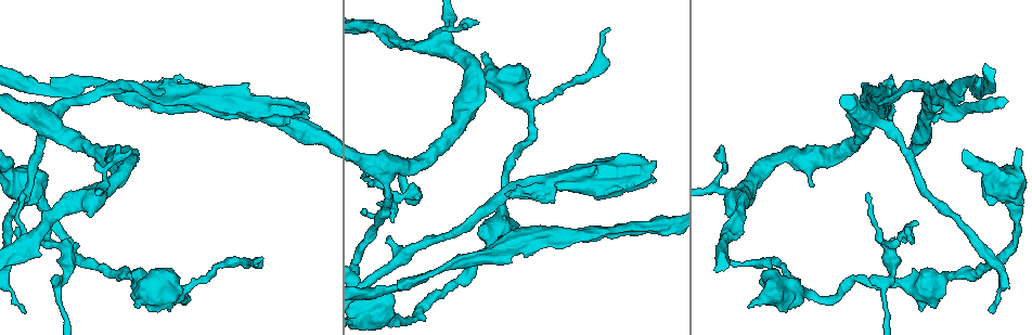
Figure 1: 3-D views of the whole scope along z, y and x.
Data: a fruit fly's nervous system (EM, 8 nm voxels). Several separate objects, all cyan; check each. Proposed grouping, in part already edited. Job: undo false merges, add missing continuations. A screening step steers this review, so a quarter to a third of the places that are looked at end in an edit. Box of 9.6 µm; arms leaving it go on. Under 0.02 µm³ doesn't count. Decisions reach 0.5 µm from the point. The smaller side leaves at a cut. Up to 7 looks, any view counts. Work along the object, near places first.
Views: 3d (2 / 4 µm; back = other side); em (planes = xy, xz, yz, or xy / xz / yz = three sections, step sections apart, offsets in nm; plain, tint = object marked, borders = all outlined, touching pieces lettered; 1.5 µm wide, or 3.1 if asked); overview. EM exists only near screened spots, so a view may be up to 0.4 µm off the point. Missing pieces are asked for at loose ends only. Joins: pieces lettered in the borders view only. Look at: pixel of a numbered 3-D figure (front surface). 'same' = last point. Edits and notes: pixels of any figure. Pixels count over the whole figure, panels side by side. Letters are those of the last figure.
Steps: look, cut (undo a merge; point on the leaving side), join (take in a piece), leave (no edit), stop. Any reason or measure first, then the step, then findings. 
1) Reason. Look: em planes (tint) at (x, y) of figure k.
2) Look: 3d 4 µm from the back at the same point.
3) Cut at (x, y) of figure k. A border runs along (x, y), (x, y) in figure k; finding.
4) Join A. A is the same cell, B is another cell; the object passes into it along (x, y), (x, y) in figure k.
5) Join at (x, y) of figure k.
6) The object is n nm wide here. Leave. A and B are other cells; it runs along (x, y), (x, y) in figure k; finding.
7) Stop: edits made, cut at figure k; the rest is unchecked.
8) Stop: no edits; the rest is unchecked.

Branch stops here. Look: em planes (borders) at (20, 195) of figure 1.

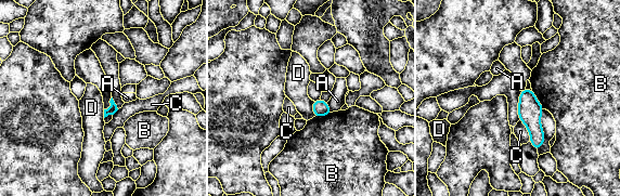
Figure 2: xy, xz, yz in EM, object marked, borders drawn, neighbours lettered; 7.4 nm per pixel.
The object is 70 nm wide here. Leave. A, B, C and D are other cells; a border runs along (312, 101), (312, 114), (314, 116) in figure 2; no lettered piece goes on from it.

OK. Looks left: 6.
An open end. Look: 3d 4 µm at (392, 221) of figure 1.

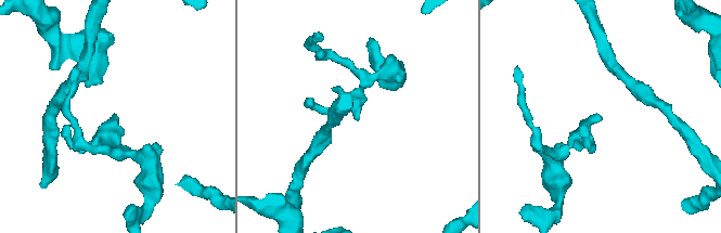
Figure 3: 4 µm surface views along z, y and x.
Look: em xy step 4 (plain) at (601, 119) of figure 3.

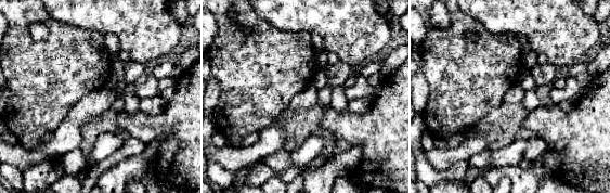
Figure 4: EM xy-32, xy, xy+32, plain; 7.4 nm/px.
Look: em xy step 4 (borders) at the same point.

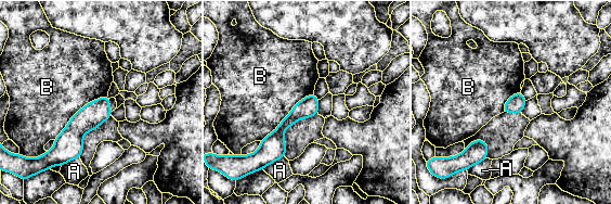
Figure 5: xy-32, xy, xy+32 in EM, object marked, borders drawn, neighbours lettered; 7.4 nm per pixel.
Leave. A and B are other cells; it runs along (315, 100), (262, 145) in figure 5; no lettered piece goes on from it.

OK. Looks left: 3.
Branch stops here. Look: em planes (borders) at (501, 73) of figure 1.

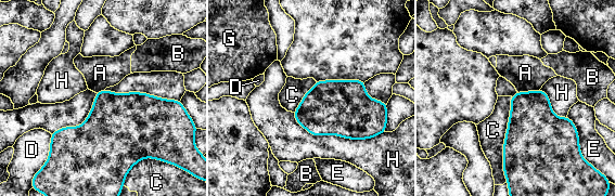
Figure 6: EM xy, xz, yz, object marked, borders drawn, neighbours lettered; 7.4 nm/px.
The object is 460 nm wide here. Leave. A, B, C, D, E, G and H are other cells; a border runs along (511, 96), (503, 144), (505, 181) in figure 6; none of them fits.

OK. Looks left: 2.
Stop: no edits; the rest is unchecked.

